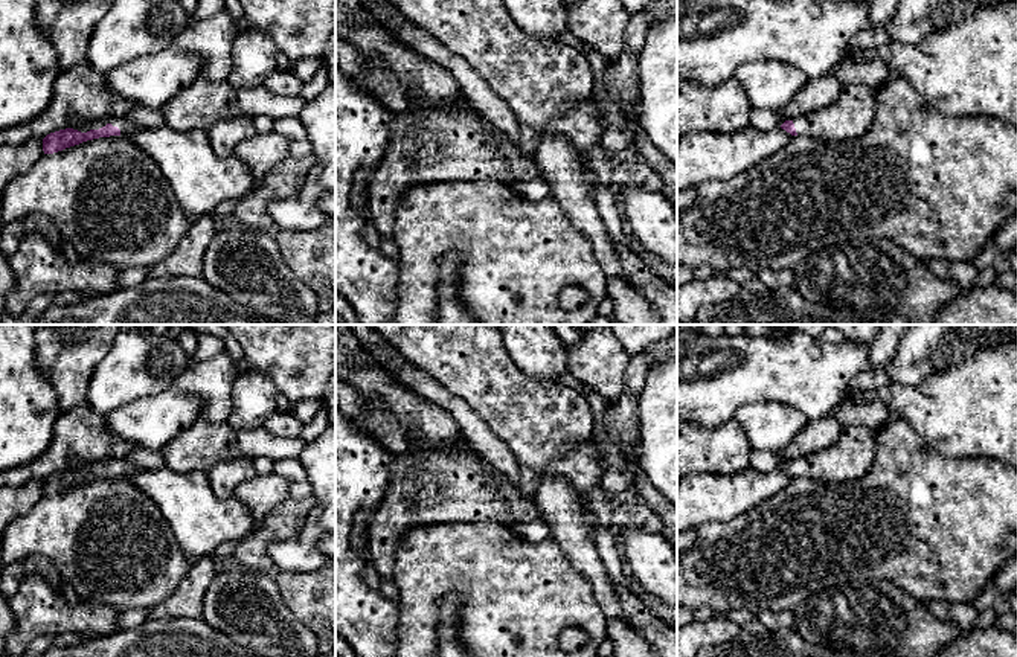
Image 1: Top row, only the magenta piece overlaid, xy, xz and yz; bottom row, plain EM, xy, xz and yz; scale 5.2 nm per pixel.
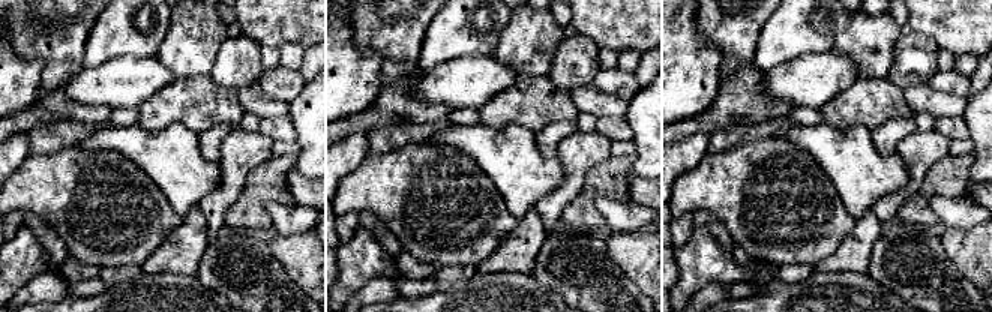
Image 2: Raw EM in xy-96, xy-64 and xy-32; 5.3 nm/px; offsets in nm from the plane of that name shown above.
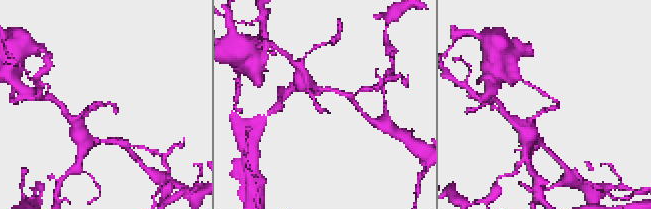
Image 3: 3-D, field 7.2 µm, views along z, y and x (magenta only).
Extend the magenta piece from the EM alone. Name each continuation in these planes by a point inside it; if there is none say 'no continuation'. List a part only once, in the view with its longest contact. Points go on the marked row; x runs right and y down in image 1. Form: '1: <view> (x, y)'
1: xy (124, 124)

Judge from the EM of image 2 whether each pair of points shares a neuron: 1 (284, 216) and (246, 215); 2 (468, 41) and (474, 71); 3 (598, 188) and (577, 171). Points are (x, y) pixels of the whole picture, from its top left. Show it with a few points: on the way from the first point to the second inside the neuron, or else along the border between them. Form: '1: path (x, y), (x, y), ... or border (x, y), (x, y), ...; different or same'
1: border (294, 203), (264, 204), (272, 221), (270, 230); different
2: border (492, 53), (462, 54), (438, 65); different
3: border (610, 155), (587, 173), (581, 191), (565, 207); different

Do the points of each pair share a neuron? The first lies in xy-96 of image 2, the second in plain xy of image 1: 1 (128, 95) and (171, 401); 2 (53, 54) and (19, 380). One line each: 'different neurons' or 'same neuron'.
1: same neuron
2: different neurons

